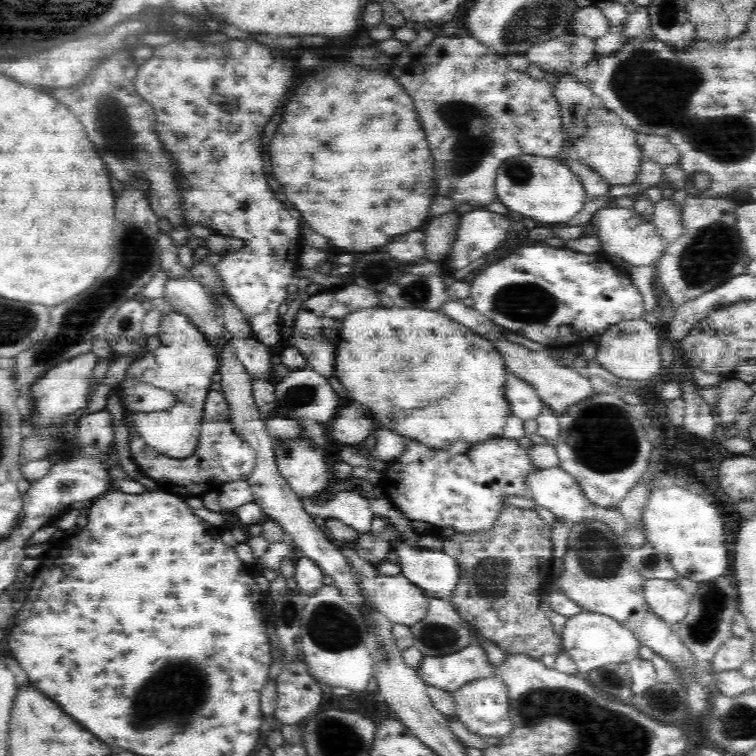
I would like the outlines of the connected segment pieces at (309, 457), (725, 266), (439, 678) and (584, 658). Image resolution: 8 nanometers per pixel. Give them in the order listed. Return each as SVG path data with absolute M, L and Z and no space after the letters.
M296 439L295 441L276 441L274 452L280 474L300 497L300 500L304 498L314 499L316 494L328 486L332 471L327 463L327 455L322 448L312 447L310 441L306 441L306 439Z
M686 195L681 206L682 236L669 242L666 252L656 262L654 284L658 283L666 291L672 308L698 298L734 276L746 274L746 266L751 260L741 246L736 208L736 202L728 198Z
M474 643L452 654L424 657L416 671L427 685L454 693L470 681L498 674L486 654Z
M584 610L567 618L562 626L561 639L565 652L576 663L581 674L607 664L629 663L639 656L641 646L636 635L626 625L608 615Z

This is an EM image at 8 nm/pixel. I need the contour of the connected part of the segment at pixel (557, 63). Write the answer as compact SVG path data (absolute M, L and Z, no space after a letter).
M562 33L535 44L525 53L544 72L574 73L595 56L596 39L584 35Z

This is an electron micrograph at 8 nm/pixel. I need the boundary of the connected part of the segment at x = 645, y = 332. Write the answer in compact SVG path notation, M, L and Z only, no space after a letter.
M622 320L622 323L608 328L599 335L596 359L610 373L618 378L637 384L645 384L653 376L660 373L662 360L660 345L663 334L648 322L638 320Z

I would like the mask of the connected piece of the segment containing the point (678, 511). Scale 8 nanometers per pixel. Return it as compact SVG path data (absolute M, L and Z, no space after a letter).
M676 485L653 487L644 506L642 522L645 542L667 557L678 578L706 582L731 574L728 548L724 545L724 521L714 502L710 502L704 494L693 494L687 488Z

